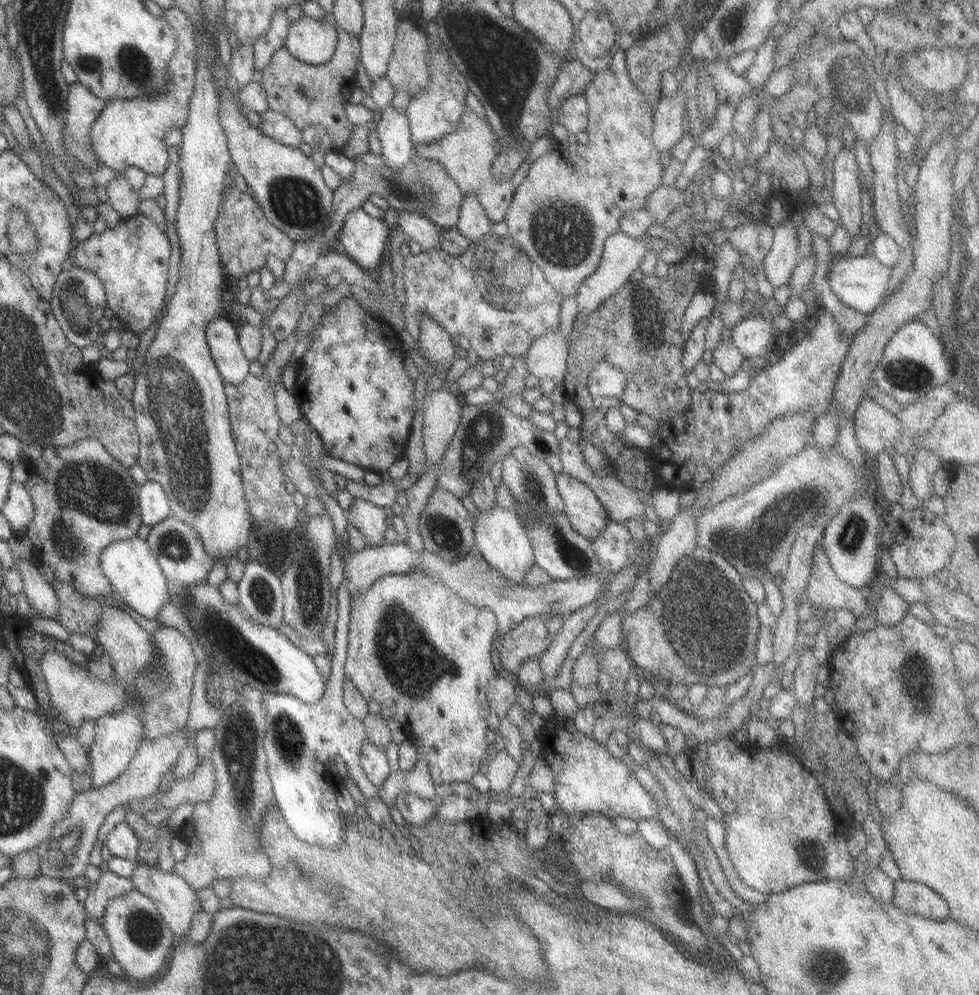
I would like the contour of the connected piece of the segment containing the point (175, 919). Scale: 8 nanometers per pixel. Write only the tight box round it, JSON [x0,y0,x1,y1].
[129,863,202,936]

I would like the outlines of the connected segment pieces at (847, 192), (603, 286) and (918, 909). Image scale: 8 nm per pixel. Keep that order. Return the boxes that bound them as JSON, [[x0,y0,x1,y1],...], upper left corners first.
[[830,147,862,240],[576,232,656,314],[892,879,949,920]]

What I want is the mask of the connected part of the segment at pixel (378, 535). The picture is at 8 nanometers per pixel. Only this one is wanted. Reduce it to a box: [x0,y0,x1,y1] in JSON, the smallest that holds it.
[345,498,387,546]

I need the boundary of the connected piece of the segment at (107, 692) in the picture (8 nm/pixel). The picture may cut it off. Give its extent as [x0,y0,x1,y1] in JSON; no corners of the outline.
[39,649,127,730]

